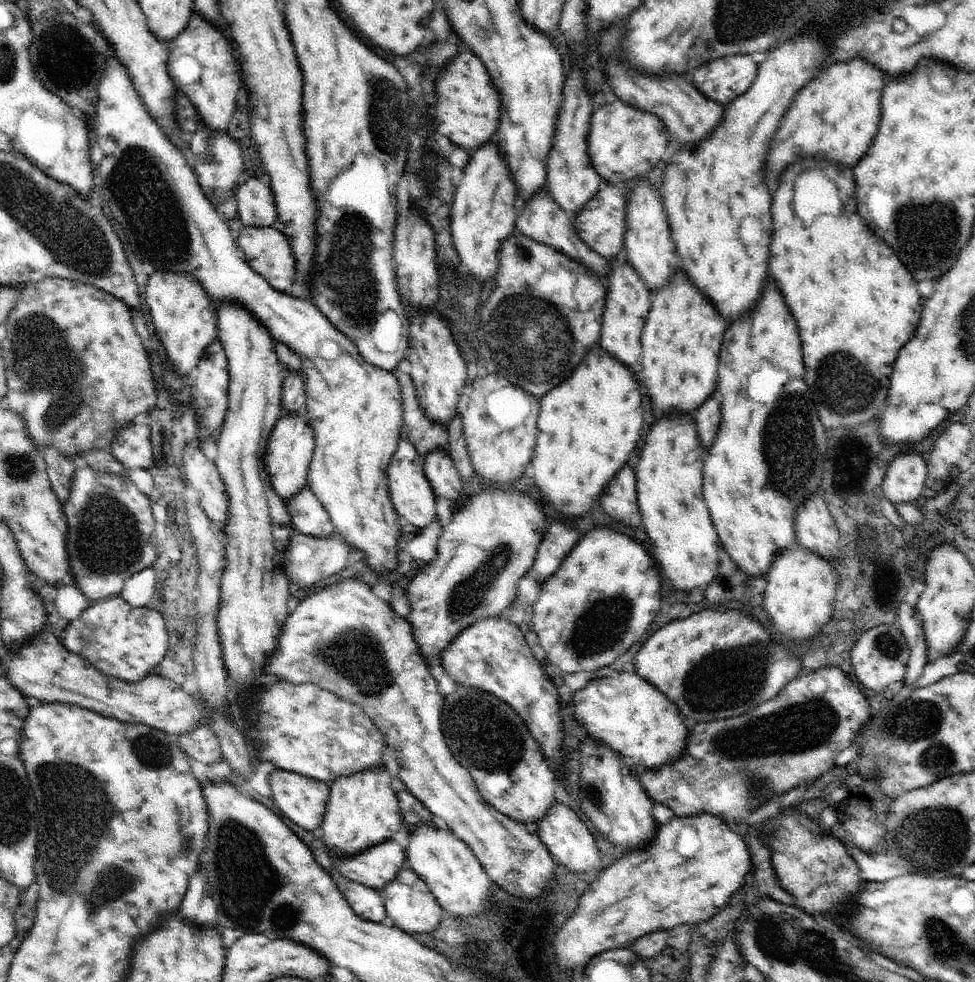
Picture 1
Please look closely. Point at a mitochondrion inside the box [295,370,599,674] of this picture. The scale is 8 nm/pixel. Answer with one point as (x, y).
(467, 596)

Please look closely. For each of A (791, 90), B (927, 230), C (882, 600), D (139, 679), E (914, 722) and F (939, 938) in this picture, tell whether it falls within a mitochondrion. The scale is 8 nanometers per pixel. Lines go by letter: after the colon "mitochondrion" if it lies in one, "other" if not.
A: other
B: mitochondrion
C: mitochondrion
D: other
E: mitochondrion
F: mitochondrion

